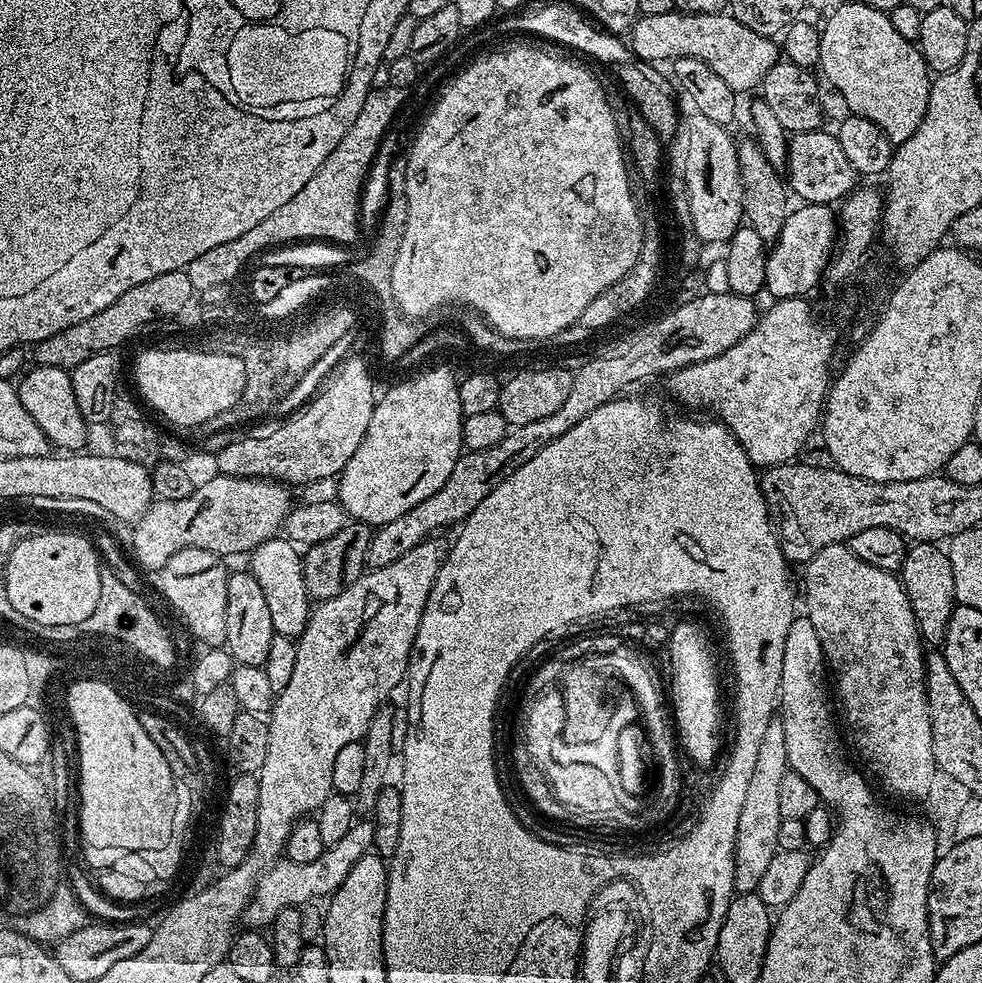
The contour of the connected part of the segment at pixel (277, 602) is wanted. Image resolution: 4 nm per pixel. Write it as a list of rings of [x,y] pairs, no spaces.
[[[277,534],[271,540],[253,548],[250,559],[252,559],[251,574],[254,578],[258,578],[258,586],[262,586],[262,594],[270,610],[273,633],[277,636],[299,638],[310,615],[310,597],[306,590],[303,561],[297,545],[283,535]]]

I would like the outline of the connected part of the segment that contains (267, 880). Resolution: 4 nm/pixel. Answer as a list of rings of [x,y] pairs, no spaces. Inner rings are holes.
[[[364,818],[361,824],[353,823],[345,832],[339,833],[336,840],[327,845],[314,862],[290,862],[286,858],[277,859],[268,865],[256,881],[256,888],[248,899],[242,917],[243,923],[252,930],[264,930],[271,925],[274,917],[282,910],[304,906],[308,899],[316,900],[319,896],[331,897],[338,890],[354,868],[354,862],[362,858],[367,852],[373,851],[374,828],[371,819]]]

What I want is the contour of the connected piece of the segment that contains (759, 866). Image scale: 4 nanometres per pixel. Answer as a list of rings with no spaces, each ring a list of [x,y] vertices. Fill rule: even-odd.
[[[773,718],[766,726],[766,734],[758,746],[758,759],[754,774],[746,786],[746,798],[742,801],[742,814],[738,818],[736,835],[736,892],[756,892],[770,866],[770,858],[778,851],[778,826],[782,820],[779,791],[782,778],[789,771],[786,758],[786,730],[783,719]]]

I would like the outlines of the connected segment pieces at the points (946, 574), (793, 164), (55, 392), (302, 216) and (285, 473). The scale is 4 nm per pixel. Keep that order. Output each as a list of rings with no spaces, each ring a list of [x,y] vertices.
[[[916,542],[905,551],[898,575],[906,590],[906,598],[910,598],[920,639],[925,645],[943,645],[946,630],[950,626],[950,614],[957,605],[954,594],[954,578],[957,574],[950,567],[947,551],[939,543]]]
[[[824,131],[797,132],[788,141],[786,180],[791,191],[795,195],[797,192],[805,204],[832,206],[843,201],[844,197],[855,192],[858,187],[858,173],[854,166],[850,166],[842,146],[838,146],[838,138],[831,131]]]
[[[32,366],[19,377],[18,391],[22,406],[26,406],[26,414],[38,422],[42,434],[46,434],[53,445],[60,450],[80,450],[88,440],[90,425],[81,416],[78,402],[74,398],[74,386],[69,369],[54,366]]]
[[[390,83],[383,87],[373,87],[366,102],[362,102],[358,118],[354,118],[354,126],[350,126],[350,130],[346,130],[346,138],[334,146],[330,158],[318,166],[318,174],[314,174],[314,178],[310,178],[310,182],[306,182],[306,186],[286,202],[286,206],[281,206],[282,216],[274,214],[274,222],[282,218],[282,222],[278,222],[278,226],[282,224],[282,236],[289,236],[293,242],[328,241],[345,246],[352,246],[358,240],[360,192],[384,135],[393,127],[395,120],[392,119],[399,114],[406,96],[403,88],[396,88]]]
[[[349,354],[338,361],[321,381],[319,391],[295,412],[255,423],[247,429],[246,438],[215,453],[214,459],[220,467],[217,469],[226,476],[279,480],[285,486],[312,484],[315,480],[339,477],[354,450],[362,446],[366,426],[370,426],[370,418],[376,409],[378,392],[372,389],[369,361],[365,360],[356,354]]]

